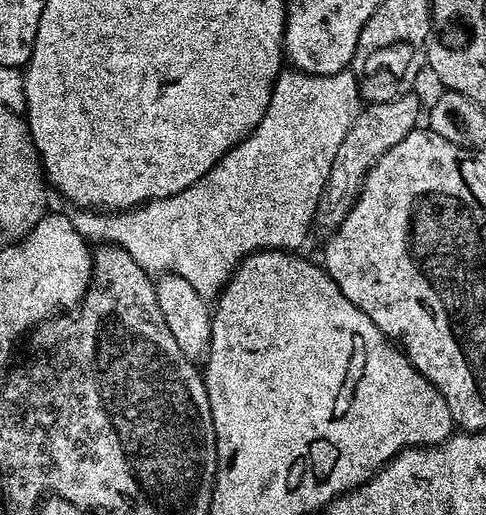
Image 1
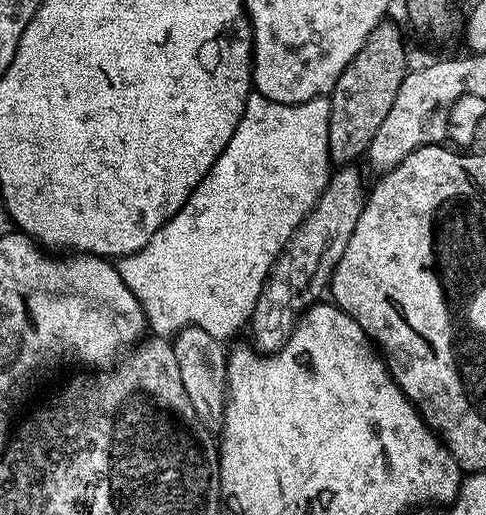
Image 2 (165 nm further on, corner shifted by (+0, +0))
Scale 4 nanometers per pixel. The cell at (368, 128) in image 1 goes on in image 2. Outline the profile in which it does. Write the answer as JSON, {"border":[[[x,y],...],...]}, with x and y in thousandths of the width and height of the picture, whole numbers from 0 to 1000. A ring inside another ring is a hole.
{"border":[[[700,322],[677,340],[675,359],[667,363],[654,392],[634,412],[632,423],[609,441],[609,452],[551,526],[551,540],[543,548],[543,561],[514,623],[521,660],[516,666],[537,685],[566,687],[586,674],[601,652],[601,643],[609,639],[611,621],[665,577],[658,575],[665,567],[669,573],[677,565],[683,534],[704,501],[704,485],[712,485],[712,470],[720,470],[720,454],[728,454],[728,439],[737,439],[737,423],[749,406],[753,357],[749,365],[749,350],[741,344],[737,328],[733,322]]]}

